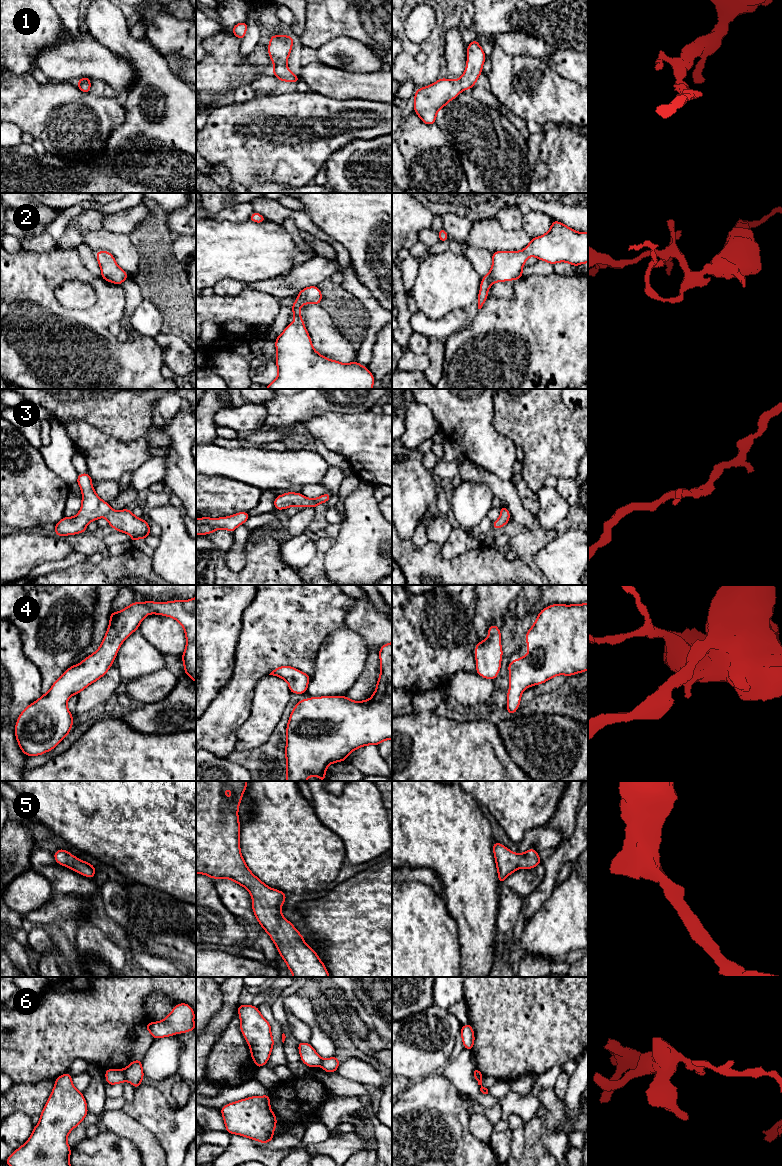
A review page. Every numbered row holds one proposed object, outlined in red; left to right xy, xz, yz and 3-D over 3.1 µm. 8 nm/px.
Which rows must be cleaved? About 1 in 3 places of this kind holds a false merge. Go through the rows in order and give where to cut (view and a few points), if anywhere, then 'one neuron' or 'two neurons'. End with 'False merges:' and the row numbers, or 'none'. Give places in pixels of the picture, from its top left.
1: no cut; one neuron
2: no cut; one neuron
3: no cut; one neuron
4: no cut; one neuron
5: no cut; one neuron
6: cut in xy along (124, 1070), (126, 1079); two neurons
False merges: 6

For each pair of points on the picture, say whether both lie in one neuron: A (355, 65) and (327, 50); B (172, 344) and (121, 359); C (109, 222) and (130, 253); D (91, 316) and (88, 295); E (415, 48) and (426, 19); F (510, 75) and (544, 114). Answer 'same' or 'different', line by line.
A: same
B: different
C: different
D: different
E: different
F: same

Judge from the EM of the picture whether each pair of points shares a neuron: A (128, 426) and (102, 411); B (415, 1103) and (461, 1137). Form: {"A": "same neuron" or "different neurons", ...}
{"A": "same neuron", "B": "same neuron"}

